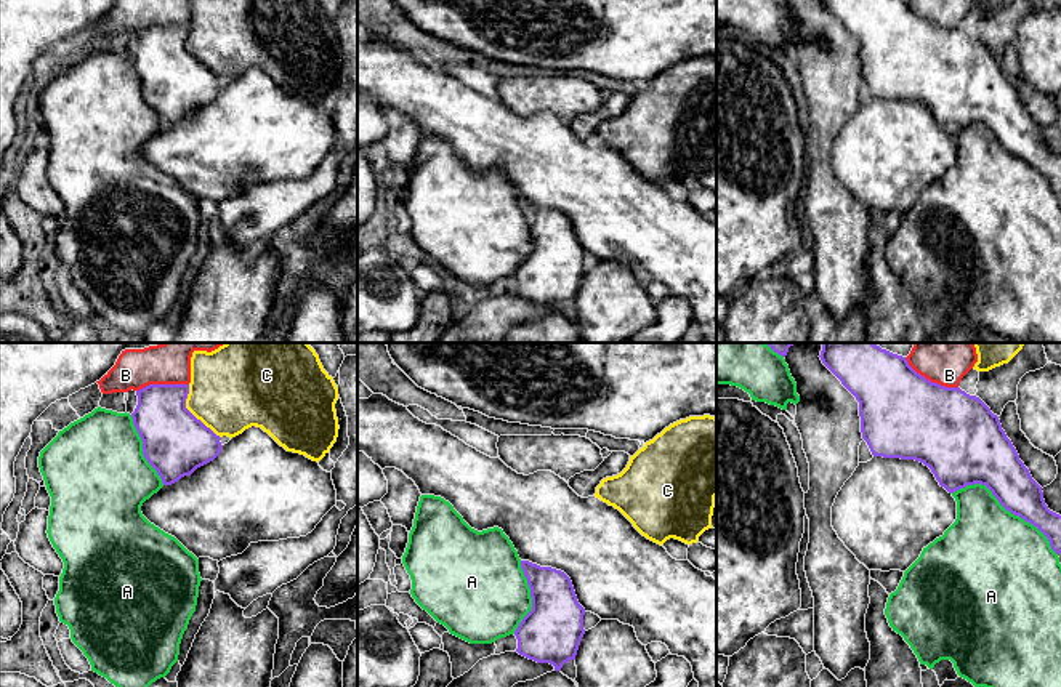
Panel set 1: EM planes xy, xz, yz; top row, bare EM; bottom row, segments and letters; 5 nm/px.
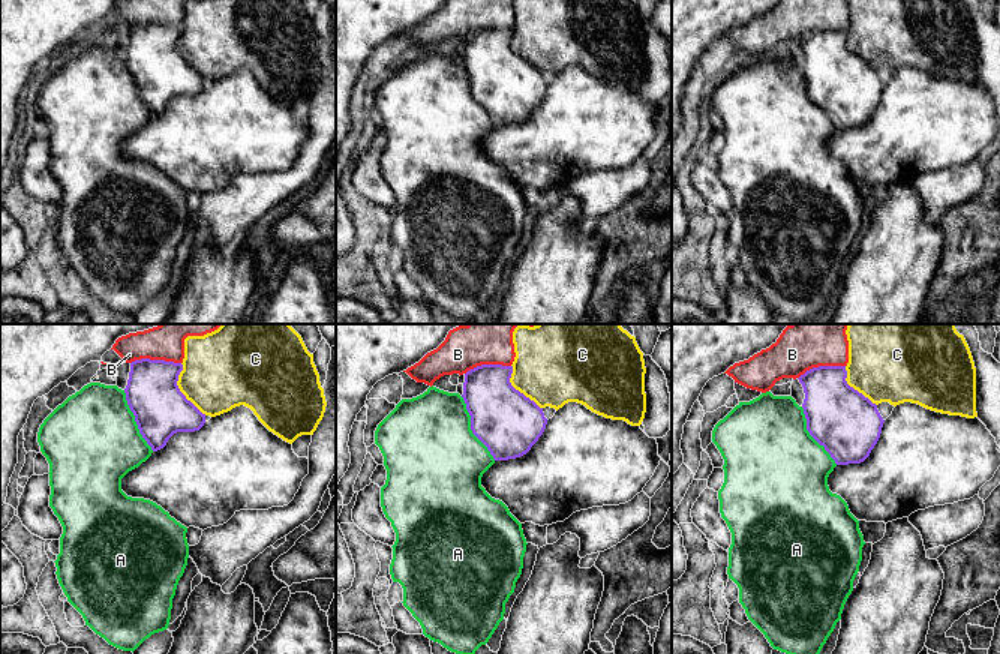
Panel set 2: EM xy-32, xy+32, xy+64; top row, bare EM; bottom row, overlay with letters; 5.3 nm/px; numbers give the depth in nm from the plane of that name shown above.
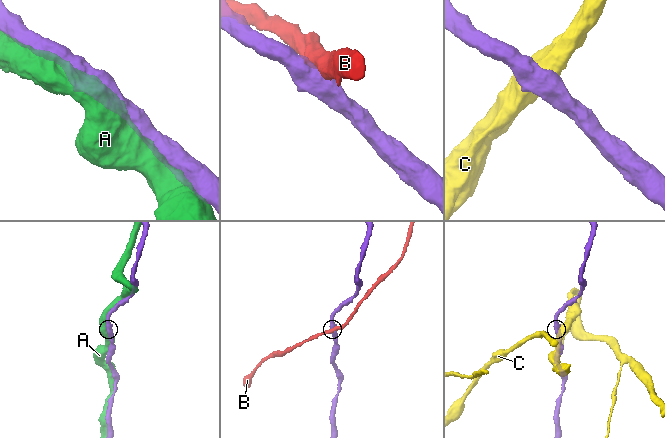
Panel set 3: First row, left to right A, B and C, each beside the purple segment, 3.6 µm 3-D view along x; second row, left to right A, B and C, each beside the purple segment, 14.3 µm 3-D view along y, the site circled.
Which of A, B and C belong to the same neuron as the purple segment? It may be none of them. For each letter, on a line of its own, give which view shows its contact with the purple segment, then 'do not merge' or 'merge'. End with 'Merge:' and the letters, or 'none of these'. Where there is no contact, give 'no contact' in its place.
A: yz | merge
B: yz | do not merge
C: xy | do not merge
Merge: A

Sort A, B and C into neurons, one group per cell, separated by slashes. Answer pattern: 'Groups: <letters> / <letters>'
Groups: A / B / C

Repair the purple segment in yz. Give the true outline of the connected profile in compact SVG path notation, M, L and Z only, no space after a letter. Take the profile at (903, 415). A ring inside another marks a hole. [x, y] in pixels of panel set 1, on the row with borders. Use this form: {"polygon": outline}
{"polygon": "M822 343L819 357L859 402L862 439L873 456L920 461L949 493L986 485L1007 511L1037 527L1061 554L1061 516L1048 509L1042 487L1019 460L998 416L979 397L931 383L906 357L875 343Z"}

